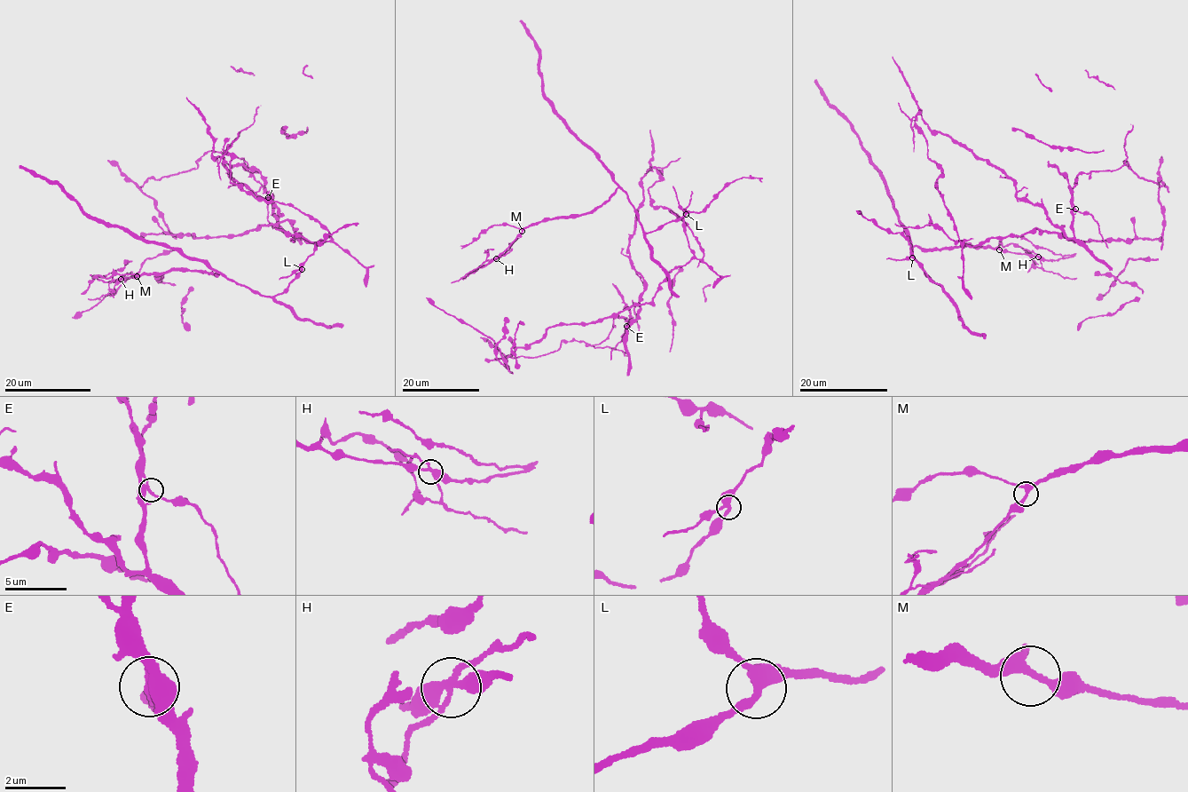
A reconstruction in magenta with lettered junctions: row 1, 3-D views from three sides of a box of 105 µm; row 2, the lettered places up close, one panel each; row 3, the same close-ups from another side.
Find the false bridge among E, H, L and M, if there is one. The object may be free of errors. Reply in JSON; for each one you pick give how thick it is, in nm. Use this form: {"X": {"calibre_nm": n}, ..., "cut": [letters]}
{"H": {"calibre_nm": 240}, "cut": ["H"]}

